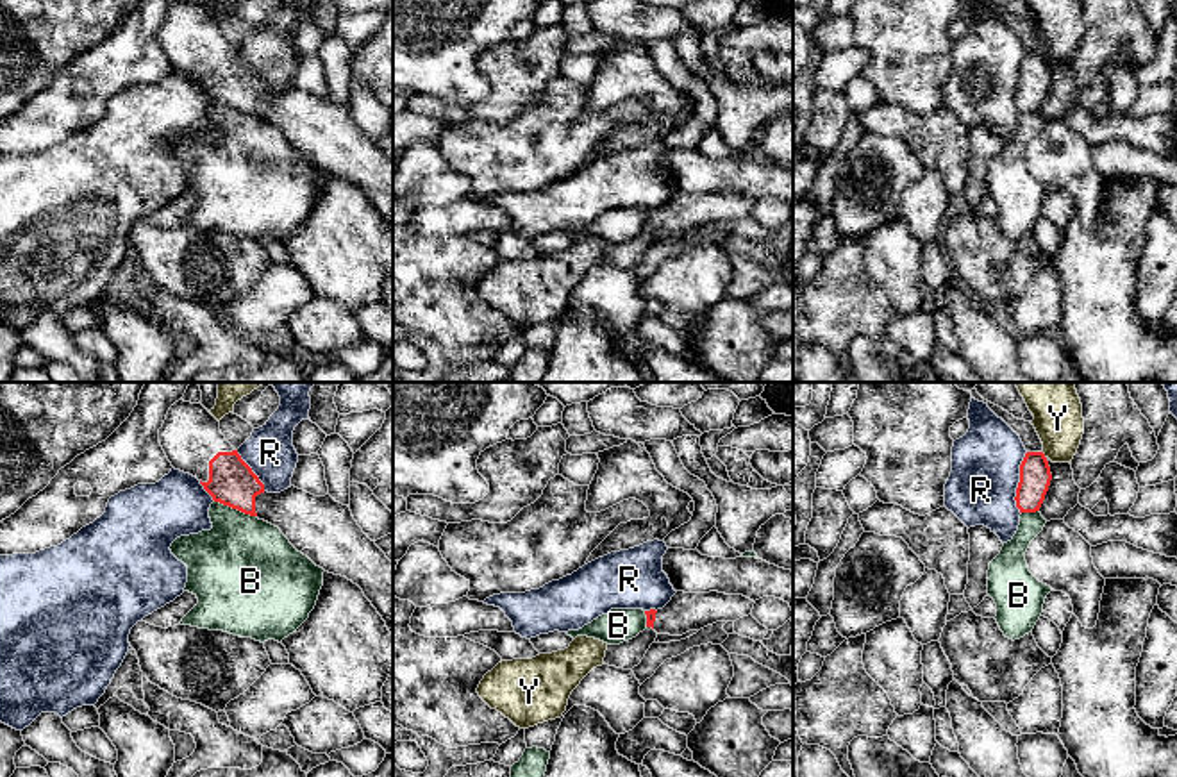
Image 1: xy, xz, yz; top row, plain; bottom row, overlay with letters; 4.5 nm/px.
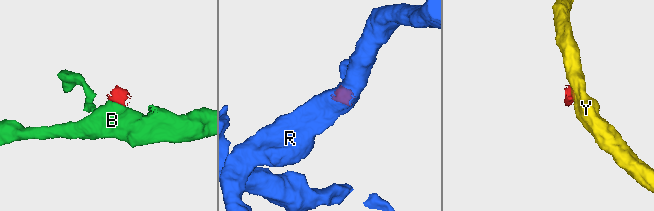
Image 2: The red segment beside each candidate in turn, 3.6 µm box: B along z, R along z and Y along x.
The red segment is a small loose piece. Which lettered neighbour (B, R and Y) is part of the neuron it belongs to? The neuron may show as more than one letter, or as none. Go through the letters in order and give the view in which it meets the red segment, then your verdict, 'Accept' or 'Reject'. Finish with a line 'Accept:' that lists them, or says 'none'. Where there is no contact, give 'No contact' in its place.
B: Touches red in xy. Reject
R: Touches red in yz. Reject
Y: Touches red in yz. Reject
Accept: none

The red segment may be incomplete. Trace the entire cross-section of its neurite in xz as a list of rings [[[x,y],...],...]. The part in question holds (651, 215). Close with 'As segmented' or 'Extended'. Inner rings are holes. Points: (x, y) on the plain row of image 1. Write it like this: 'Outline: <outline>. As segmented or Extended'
Outline: [[[677,191],[663,209],[645,211],[647,227],[657,234],[682,236],[716,221],[736,221],[748,216],[754,204],[743,195]]]. Extended

